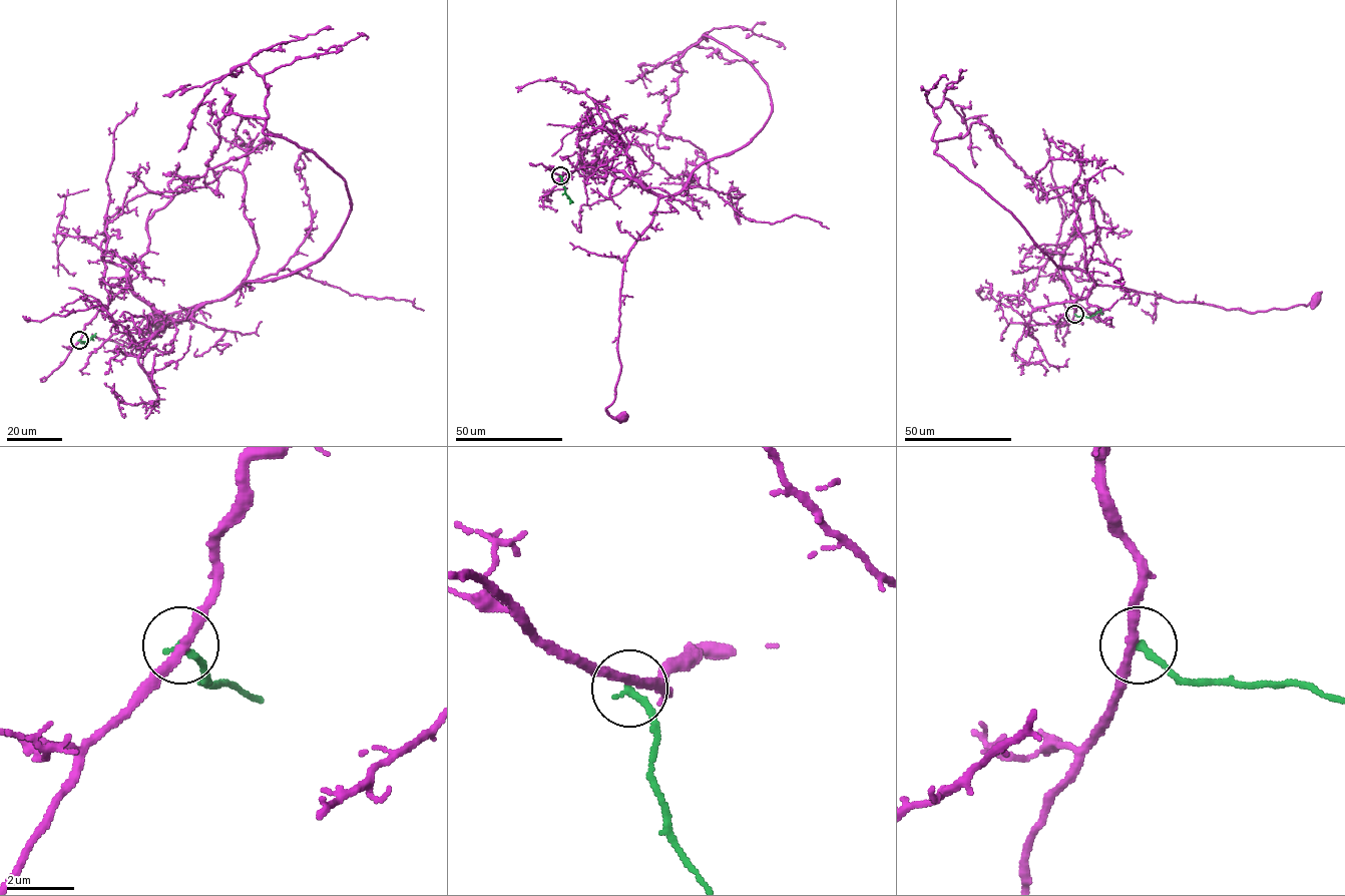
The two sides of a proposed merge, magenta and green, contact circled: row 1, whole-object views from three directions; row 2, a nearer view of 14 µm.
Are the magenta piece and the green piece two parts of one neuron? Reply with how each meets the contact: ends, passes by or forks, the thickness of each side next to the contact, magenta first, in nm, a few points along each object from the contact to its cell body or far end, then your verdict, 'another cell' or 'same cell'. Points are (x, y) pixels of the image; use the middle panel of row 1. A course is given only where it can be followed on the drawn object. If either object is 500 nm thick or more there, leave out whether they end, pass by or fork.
magenta passes by | green ends | 280/240 nm | magenta via (560, 175), (597, 157), (658, 196), (652, 222), (622, 270), (620, 369), (606, 409), (622, 417) | green via (560, 175), (565, 194), (572, 202) | another cell

